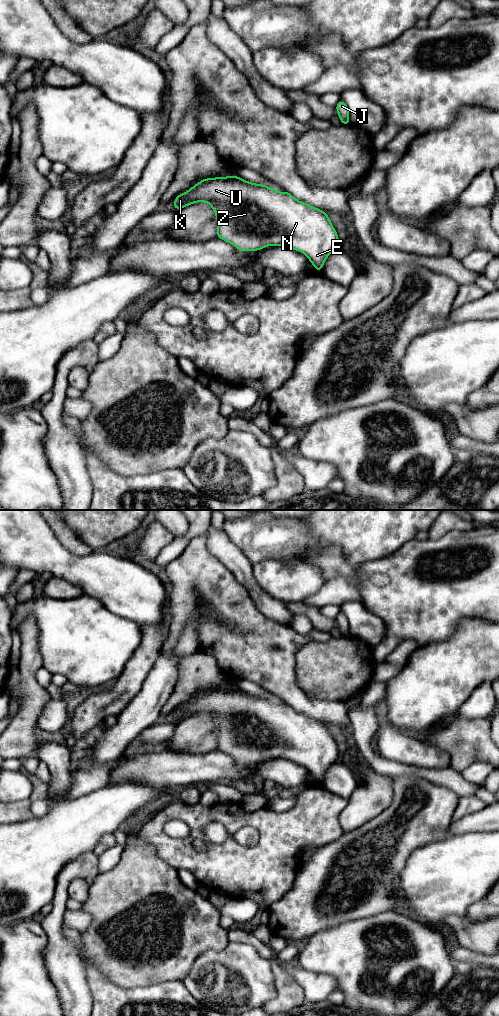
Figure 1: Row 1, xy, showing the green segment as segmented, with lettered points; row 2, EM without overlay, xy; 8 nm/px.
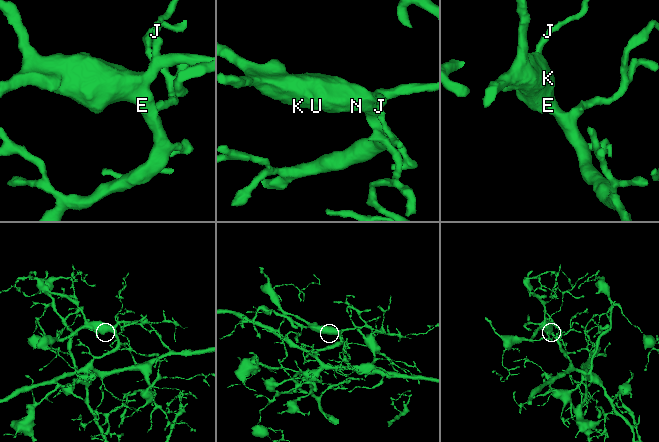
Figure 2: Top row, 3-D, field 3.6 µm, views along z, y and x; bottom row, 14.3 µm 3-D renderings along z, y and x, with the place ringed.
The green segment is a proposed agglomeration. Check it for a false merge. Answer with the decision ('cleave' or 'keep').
keep

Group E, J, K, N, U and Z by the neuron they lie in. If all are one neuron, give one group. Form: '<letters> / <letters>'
E J K N U Z

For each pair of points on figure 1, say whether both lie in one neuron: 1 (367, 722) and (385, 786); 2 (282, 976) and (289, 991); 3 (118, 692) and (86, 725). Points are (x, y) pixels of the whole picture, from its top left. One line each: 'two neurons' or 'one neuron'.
1: two neurons
2: one neuron
3: one neuron

